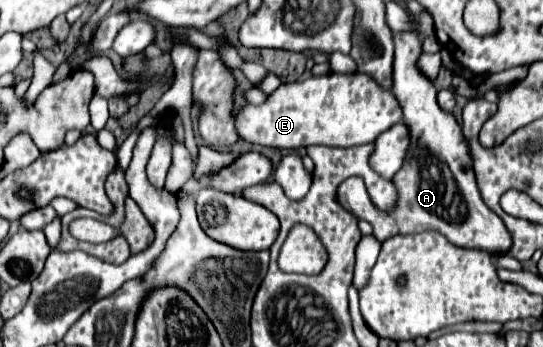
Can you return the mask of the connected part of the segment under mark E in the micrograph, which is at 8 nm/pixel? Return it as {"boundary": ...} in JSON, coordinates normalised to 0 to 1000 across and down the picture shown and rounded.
{"boundary":[[[606,207],[576,219],[562,236],[517,242],[481,305],[459,300],[436,329],[436,380],[448,403],[510,421],[510,427],[562,427],[573,415],[595,421],[665,421],[731,357],[742,317],[724,265],[698,248],[680,213],[621,213]]]}

